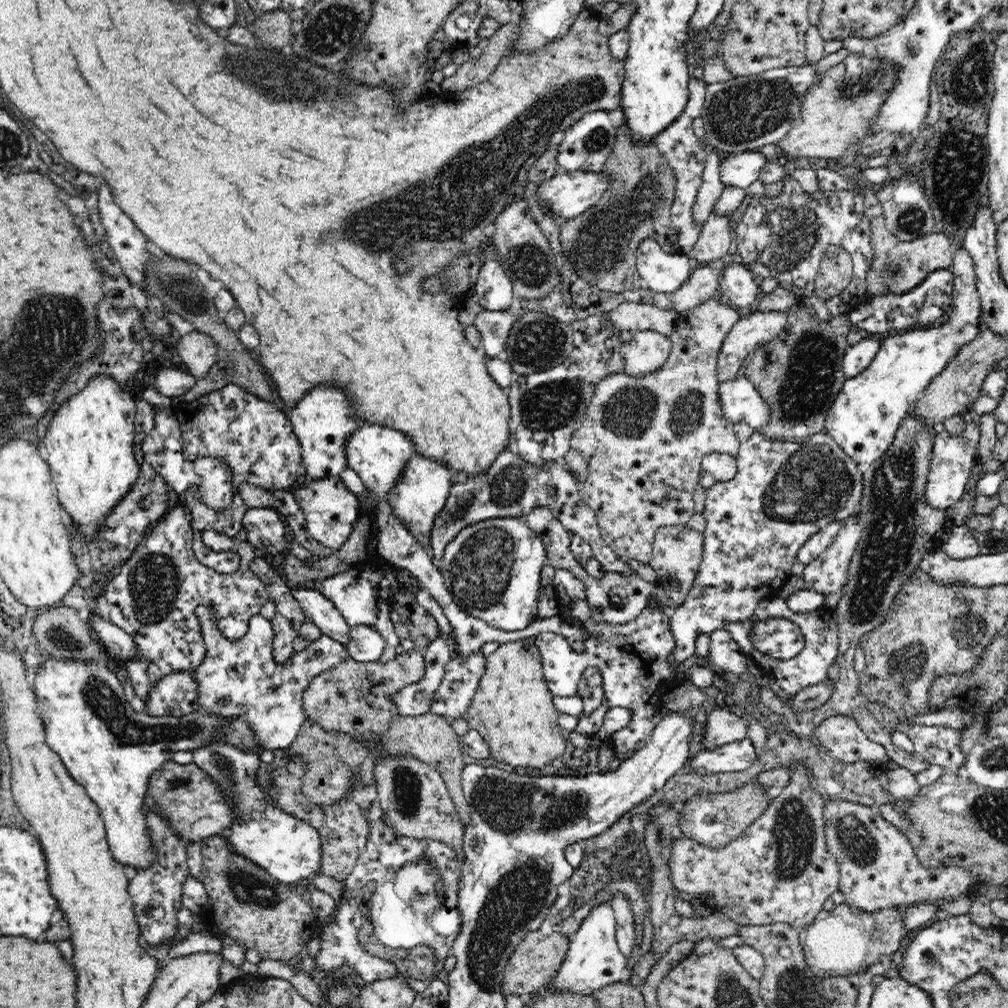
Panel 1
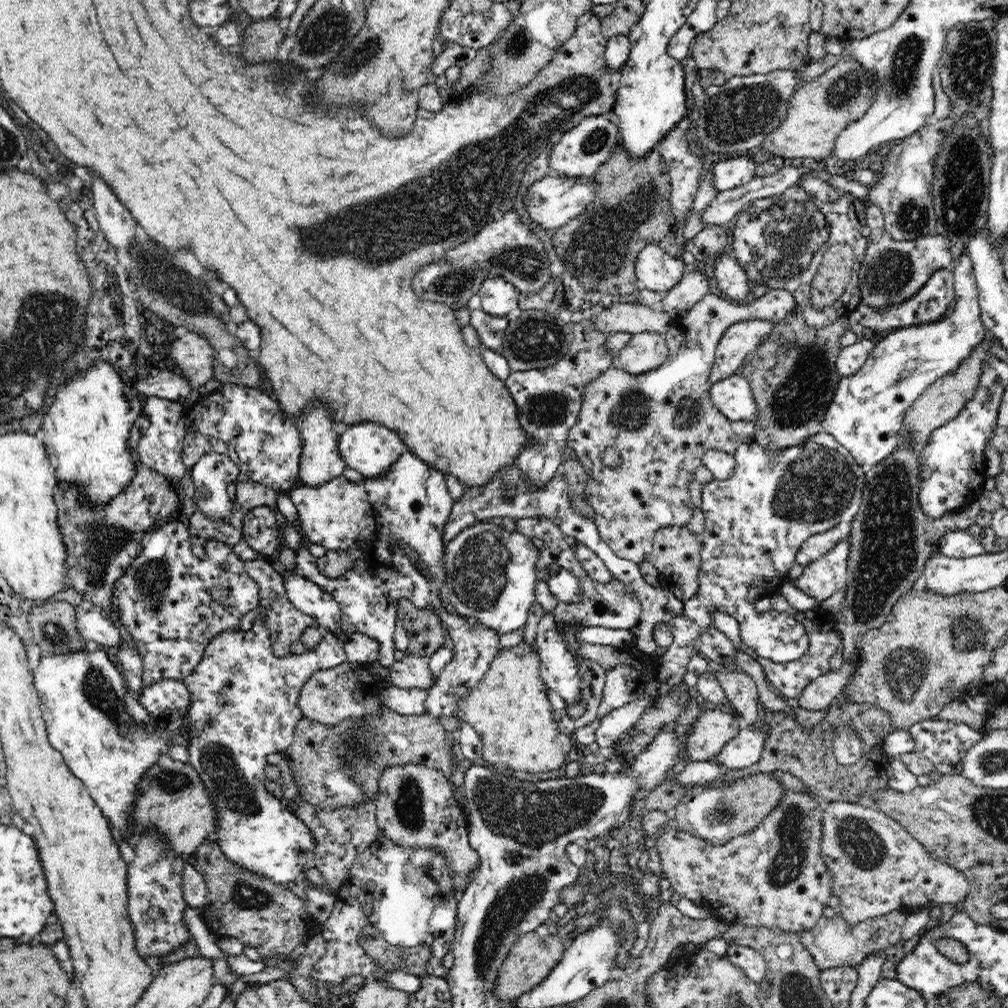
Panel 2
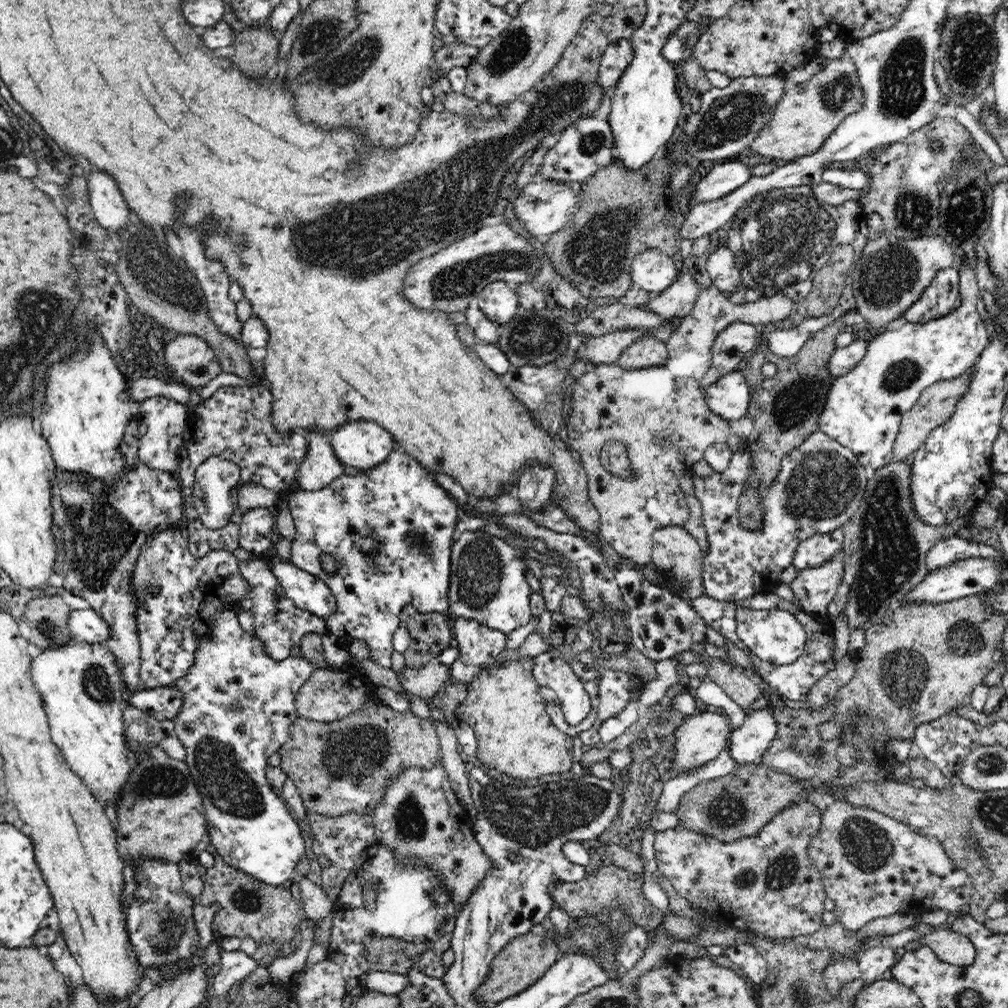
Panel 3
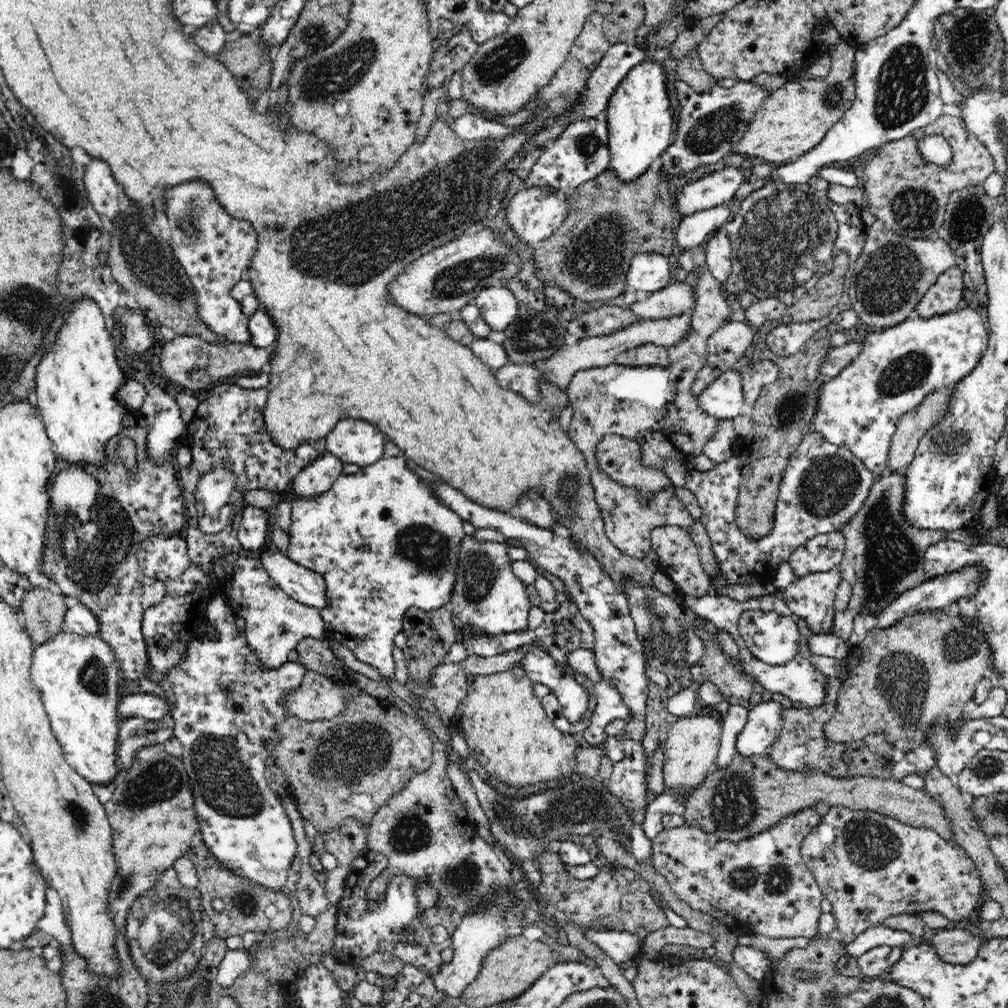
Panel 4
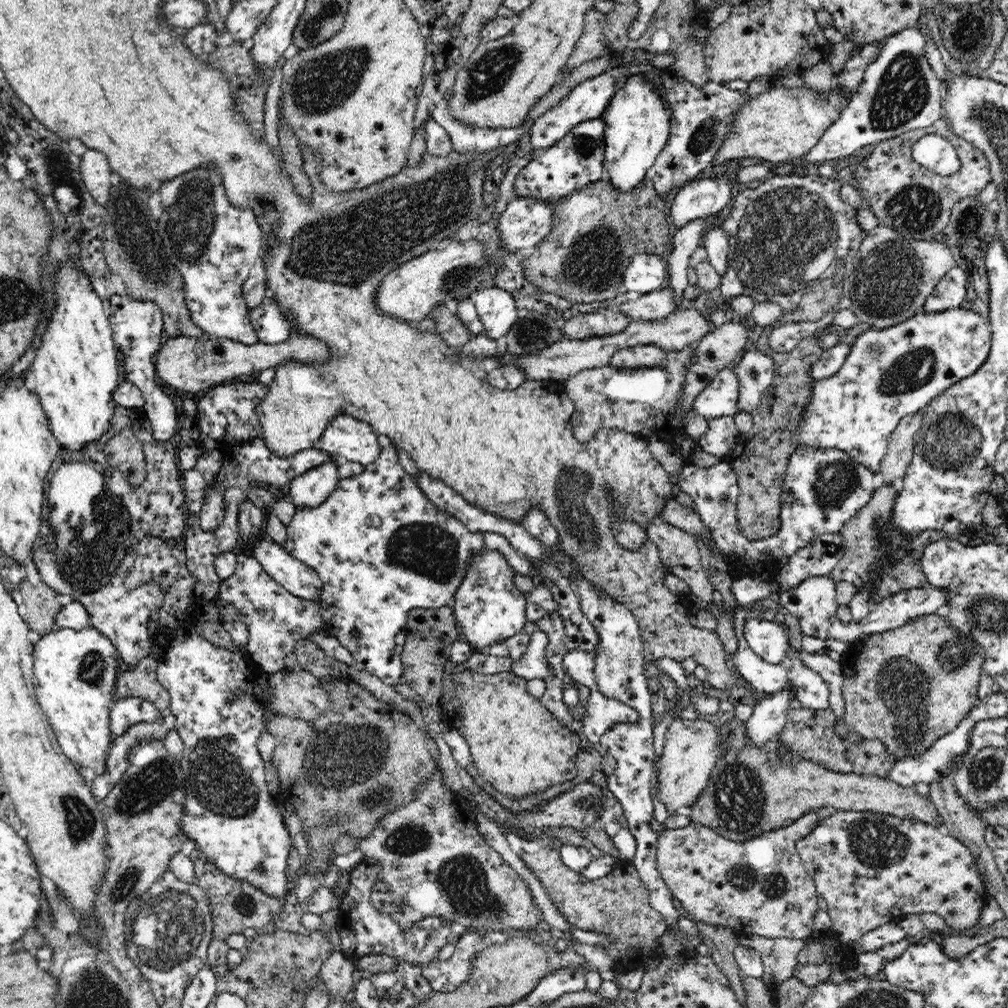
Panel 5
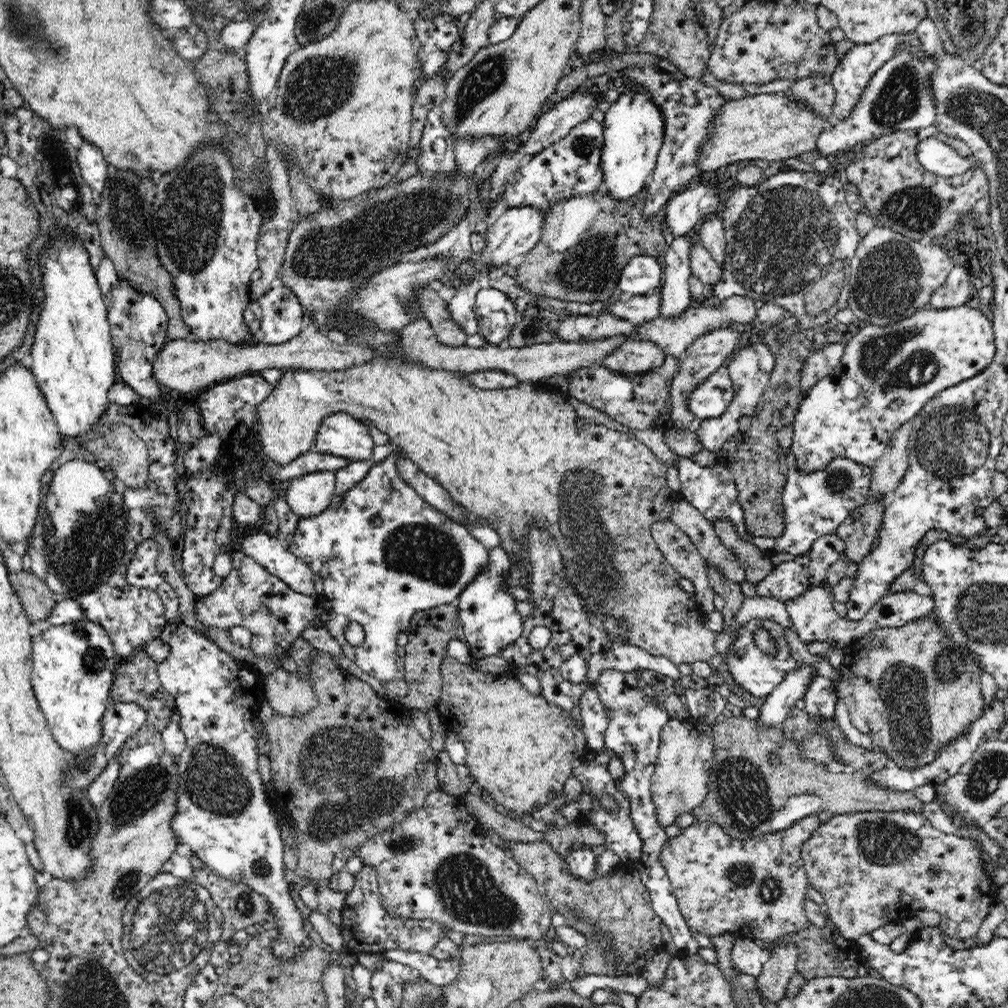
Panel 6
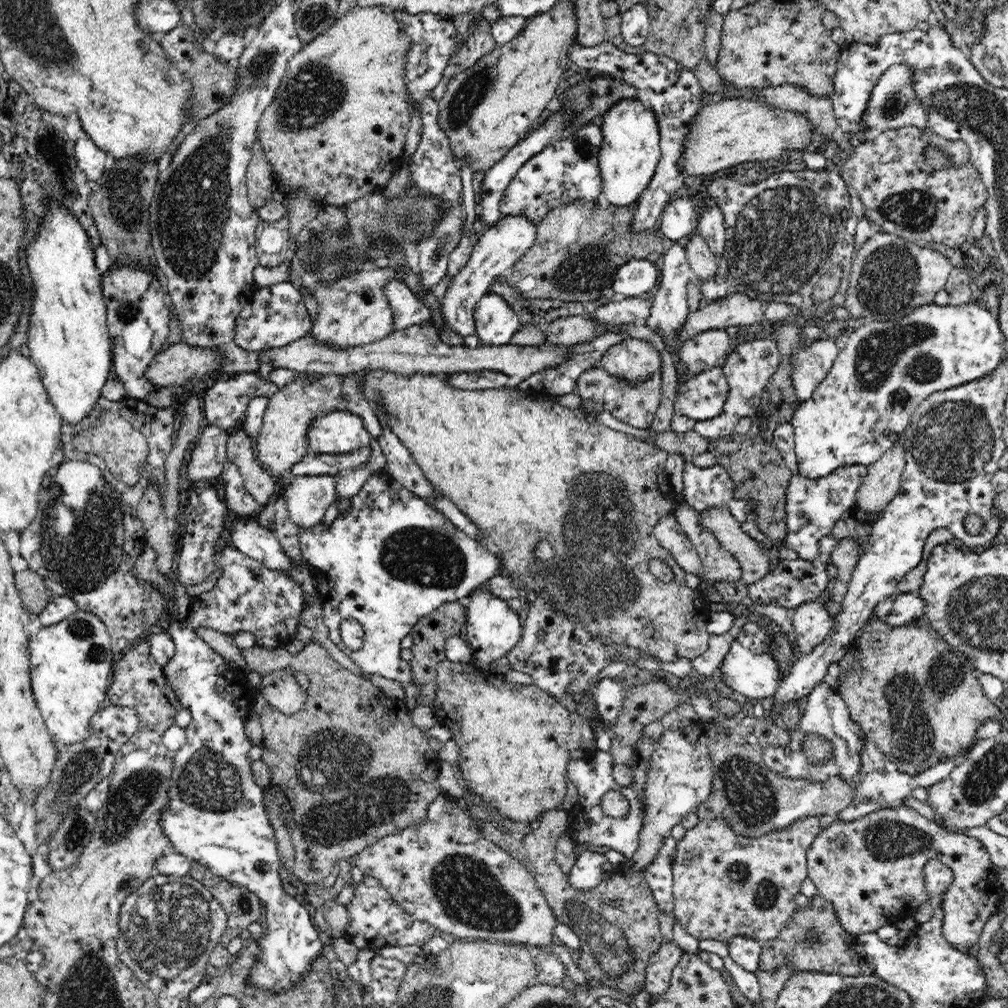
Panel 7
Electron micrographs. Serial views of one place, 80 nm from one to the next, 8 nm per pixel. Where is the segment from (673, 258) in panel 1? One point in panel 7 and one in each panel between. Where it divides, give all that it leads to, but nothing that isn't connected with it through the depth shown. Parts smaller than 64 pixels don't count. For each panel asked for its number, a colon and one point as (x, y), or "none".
2: (660, 271)
3: (653, 270)
4: (650, 272)
5: (646, 272)
6: (643, 273)
7: (636, 278)

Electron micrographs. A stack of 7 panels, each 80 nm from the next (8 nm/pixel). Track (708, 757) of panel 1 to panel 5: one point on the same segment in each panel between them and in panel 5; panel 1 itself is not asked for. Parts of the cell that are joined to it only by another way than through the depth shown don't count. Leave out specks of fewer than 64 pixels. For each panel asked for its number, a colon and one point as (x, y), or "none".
2: (745, 749)
3: (747, 744)
4: (764, 723)
5: (769, 716)

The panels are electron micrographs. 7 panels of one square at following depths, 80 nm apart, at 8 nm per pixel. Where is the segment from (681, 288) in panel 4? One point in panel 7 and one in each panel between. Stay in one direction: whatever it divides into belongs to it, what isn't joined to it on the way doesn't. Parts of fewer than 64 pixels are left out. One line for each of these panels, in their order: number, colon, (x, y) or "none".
5: (654, 305)
6: (641, 308)
7: (612, 312)

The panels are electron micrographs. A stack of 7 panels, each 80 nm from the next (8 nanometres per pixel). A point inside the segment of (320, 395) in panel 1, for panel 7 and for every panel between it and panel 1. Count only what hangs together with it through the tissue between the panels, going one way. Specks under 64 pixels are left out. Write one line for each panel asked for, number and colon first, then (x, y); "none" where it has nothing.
2: (320, 462)
3: (320, 466)
4: (319, 475)
5: (312, 488)
6: (308, 495)
7: (307, 498)

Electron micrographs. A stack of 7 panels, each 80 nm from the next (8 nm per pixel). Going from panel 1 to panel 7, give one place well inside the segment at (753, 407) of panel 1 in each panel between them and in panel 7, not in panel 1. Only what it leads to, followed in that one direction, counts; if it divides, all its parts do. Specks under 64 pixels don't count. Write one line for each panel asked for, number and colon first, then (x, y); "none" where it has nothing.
2: (733, 397)
3: (729, 397)
4: (724, 399)
5: (720, 398)
6: (710, 400)
7: (702, 397)

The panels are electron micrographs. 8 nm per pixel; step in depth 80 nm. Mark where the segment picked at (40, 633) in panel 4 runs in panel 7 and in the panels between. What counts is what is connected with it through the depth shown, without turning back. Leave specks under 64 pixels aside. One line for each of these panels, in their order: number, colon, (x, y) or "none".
5: (42, 606)
6: (37, 599)
7: (32, 590)

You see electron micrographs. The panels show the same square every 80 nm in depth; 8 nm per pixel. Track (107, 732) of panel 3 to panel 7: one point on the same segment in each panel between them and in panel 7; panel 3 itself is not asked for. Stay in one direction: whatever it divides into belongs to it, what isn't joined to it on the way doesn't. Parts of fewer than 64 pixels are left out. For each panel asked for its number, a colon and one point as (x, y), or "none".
4: (78, 677)
5: (75, 672)
6: (73, 668)
7: (71, 662)

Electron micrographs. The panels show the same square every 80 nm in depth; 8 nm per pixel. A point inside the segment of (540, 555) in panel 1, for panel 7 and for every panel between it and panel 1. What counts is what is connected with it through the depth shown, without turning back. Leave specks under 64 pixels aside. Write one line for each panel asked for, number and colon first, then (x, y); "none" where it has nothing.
2: (490, 573)
3: (488, 579)
4: (488, 596)
5: (488, 607)
6: (490, 620)
7: (493, 629)

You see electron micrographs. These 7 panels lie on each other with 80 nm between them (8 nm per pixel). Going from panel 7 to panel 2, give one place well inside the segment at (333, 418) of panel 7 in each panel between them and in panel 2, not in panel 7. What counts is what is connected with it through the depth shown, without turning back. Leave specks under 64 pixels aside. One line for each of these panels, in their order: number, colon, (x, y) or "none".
2: (370, 448)
3: (362, 444)
4: (355, 441)
5: (346, 438)
6: (340, 434)

